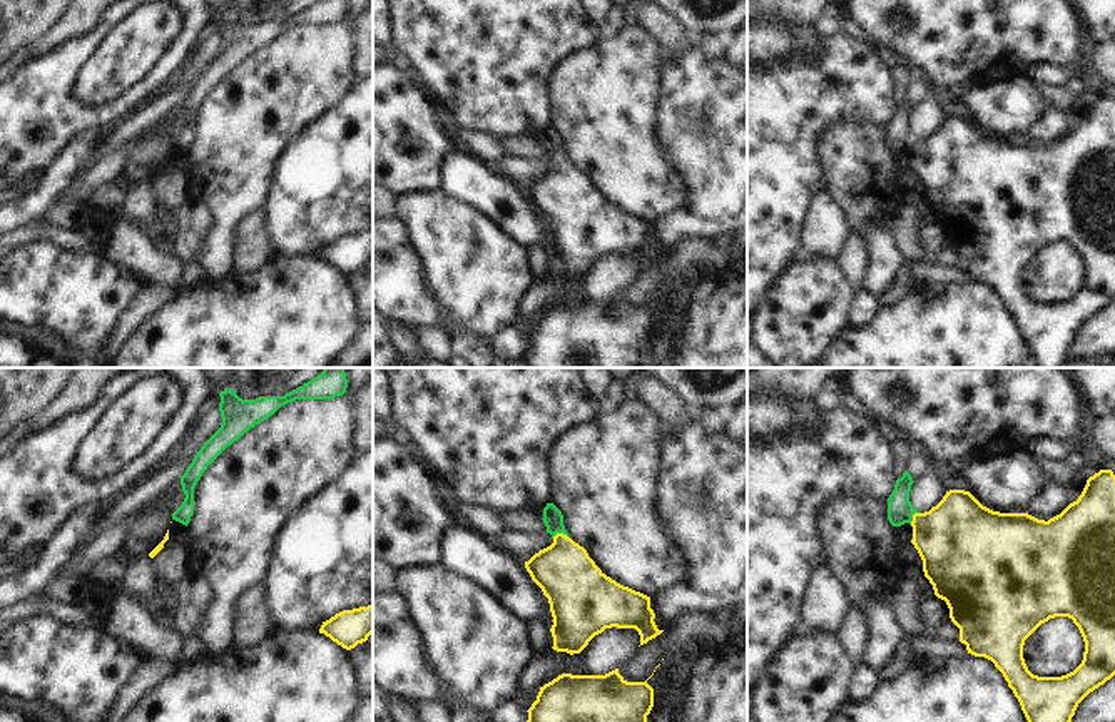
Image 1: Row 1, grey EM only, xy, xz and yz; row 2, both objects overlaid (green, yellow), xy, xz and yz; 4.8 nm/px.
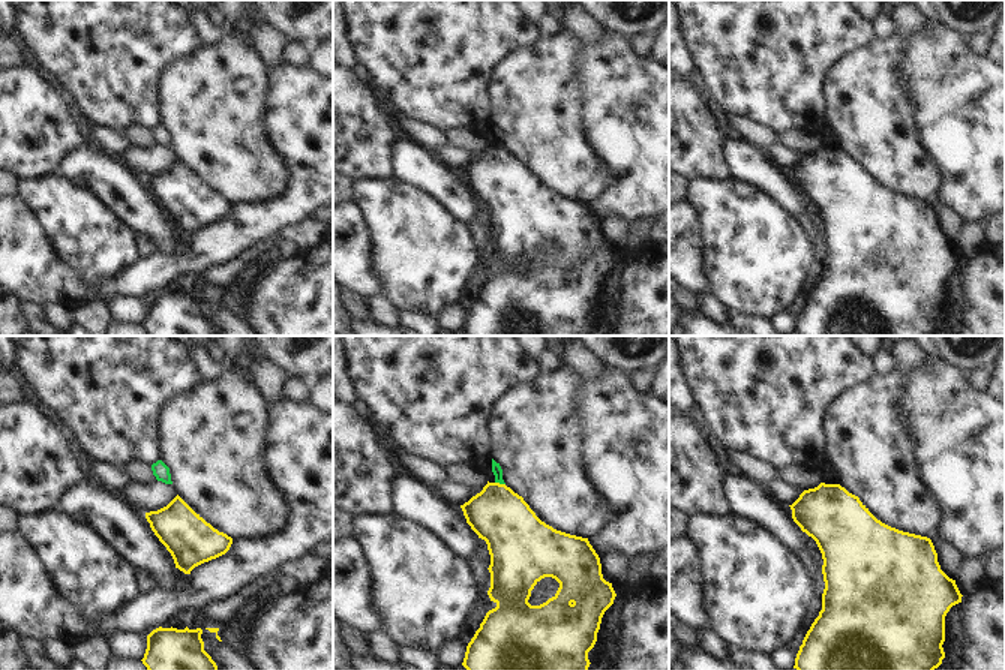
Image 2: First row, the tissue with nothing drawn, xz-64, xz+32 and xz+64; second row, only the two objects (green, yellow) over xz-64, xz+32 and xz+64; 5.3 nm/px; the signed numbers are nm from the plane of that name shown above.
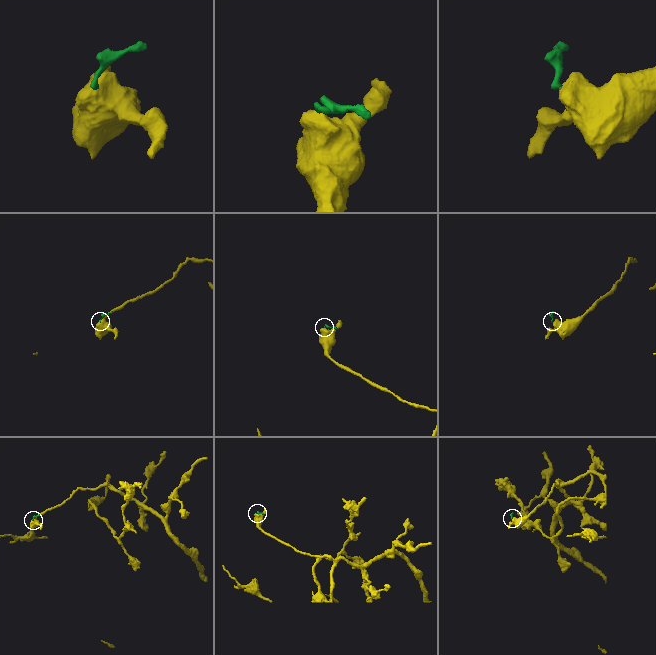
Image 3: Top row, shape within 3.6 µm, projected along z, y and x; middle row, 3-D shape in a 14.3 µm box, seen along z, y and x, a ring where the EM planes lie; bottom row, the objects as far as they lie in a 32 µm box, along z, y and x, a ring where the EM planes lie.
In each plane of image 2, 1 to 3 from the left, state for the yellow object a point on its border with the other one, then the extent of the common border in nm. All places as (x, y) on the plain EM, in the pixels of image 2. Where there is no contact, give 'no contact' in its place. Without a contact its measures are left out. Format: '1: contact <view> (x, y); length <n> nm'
1: no contact
2: contact xz+32 (500, 147); length 60 nm
3: no contact

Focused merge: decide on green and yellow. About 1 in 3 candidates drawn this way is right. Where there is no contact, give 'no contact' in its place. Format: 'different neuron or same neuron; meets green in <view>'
same neuron; meets green in xz

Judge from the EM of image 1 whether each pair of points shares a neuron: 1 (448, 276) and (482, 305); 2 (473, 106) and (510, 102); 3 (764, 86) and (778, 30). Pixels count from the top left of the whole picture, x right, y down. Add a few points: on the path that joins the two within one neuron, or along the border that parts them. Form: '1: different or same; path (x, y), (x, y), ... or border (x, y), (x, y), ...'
1: same; path (457, 279), (473, 296)
2: same; path (482, 102), (502, 102)
3: different; border (808, 61), (778, 62), (764, 67)

